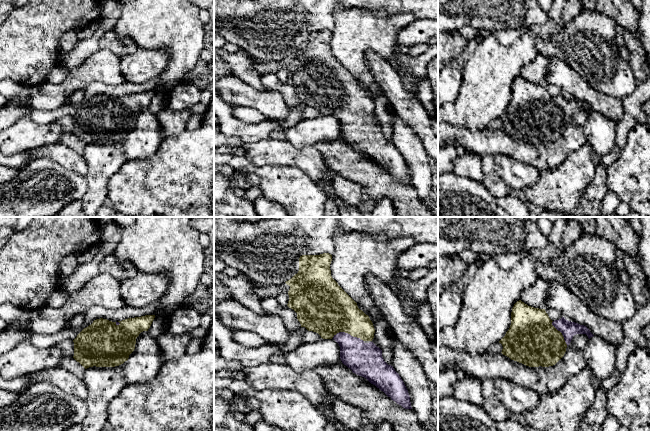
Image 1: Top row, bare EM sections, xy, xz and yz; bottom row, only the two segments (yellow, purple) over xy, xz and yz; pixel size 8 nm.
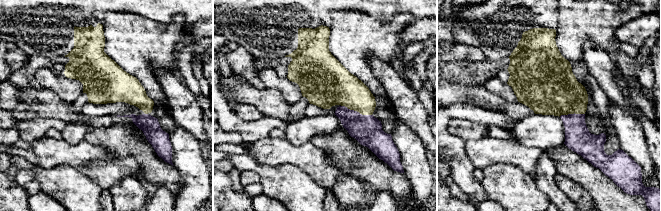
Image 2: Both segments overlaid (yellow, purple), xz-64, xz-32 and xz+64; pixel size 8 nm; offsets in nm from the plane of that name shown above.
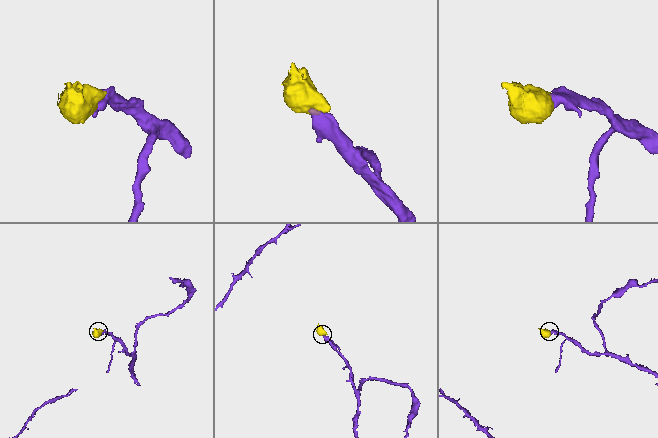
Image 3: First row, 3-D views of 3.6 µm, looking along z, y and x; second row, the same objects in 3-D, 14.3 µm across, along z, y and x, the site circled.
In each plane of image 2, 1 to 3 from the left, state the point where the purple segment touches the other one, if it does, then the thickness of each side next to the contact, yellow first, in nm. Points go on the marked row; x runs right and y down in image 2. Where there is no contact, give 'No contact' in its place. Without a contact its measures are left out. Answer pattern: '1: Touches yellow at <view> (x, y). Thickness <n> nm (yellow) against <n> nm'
1: Touches yellow at xz-64 (146, 113). Thickness 220 nm (yellow) against 160 nm
2: Touches yellow at xz-32 (356, 110). Thickness 300 nm (yellow) against 240 nm
3: Touches yellow at xz+64 (571, 113). Thickness 420 nm (yellow) against 200 nm

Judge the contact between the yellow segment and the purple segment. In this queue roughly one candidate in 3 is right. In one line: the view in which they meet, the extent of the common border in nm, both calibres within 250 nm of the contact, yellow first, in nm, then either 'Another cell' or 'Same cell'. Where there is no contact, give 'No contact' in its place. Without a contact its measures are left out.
Touches yellow in xz. Shared border 260 nm. Thickness 400 nm (yellow) against 280 nm. Same cell

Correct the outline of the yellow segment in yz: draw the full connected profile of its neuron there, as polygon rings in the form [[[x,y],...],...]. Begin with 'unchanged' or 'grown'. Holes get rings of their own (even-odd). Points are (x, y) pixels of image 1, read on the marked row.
grown; [[[519,300],[512,308],[510,328],[499,343],[503,346],[501,353],[511,360],[529,367],[549,367],[564,356],[567,346],[576,334],[586,334],[589,339],[594,336],[584,325],[568,321],[564,317],[552,321],[545,309],[528,306]]]

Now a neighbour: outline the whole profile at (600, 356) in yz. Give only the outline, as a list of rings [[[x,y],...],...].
[[[599,336],[589,339],[585,350],[587,366],[600,381],[615,371],[616,347]]]

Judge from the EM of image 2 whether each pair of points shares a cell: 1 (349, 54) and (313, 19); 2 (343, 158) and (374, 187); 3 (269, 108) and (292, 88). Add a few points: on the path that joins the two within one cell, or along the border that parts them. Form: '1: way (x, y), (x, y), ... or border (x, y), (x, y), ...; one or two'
1: border (346, 11), (333, 11), (328, 26); two
2: way (351, 161), (369, 179); one
3: border (266, 87), (277, 89), (290, 105); two

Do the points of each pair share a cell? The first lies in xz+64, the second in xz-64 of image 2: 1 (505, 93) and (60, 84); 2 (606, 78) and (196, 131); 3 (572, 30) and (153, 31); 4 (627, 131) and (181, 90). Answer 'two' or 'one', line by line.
1: one
2: one
3: one
4: two

